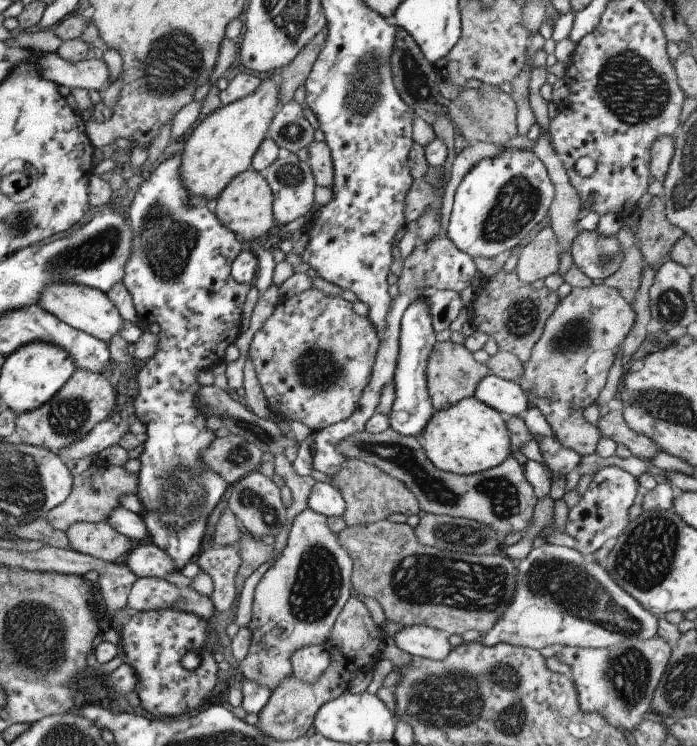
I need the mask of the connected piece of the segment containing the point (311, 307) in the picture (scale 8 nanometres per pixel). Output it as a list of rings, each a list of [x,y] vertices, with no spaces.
[[[307,289],[299,294],[291,296],[291,298],[282,298],[274,307],[274,311],[257,330],[251,338],[249,344],[249,360],[253,364],[253,370],[261,387],[261,390],[266,398],[266,403],[273,419],[276,420],[277,416],[281,416],[285,421],[297,420],[301,424],[305,424],[310,430],[317,430],[317,428],[328,427],[331,424],[335,424],[345,418],[351,416],[351,412],[355,412],[355,408],[359,406],[360,394],[365,388],[365,384],[369,382],[371,376],[372,366],[374,363],[375,354],[377,354],[378,338],[375,334],[375,328],[373,324],[369,324],[369,318],[365,315],[358,316],[353,312],[351,303],[334,296],[331,294],[323,294],[319,290]]]

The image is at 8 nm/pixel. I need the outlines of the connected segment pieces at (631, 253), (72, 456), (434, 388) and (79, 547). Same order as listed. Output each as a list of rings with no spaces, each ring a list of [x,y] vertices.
[[[633,243],[619,264],[619,270],[603,279],[603,285],[614,288],[629,303],[633,302],[637,288],[639,288],[639,278],[641,270],[645,268],[646,262],[642,259],[639,246]]]
[[[110,418],[97,422],[81,440],[73,442],[67,448],[55,452],[55,456],[62,460],[79,460],[85,456],[97,455],[103,448],[109,448],[119,442],[123,434],[129,432],[129,422],[121,418],[119,424],[113,424]]]
[[[449,340],[437,341],[425,360],[425,386],[433,410],[443,410],[457,404],[460,400],[471,398],[479,380],[488,373],[485,363],[475,362],[471,353],[461,343],[453,343]]]
[[[76,522],[64,531],[69,549],[80,554],[114,562],[131,550],[131,540],[103,522]]]

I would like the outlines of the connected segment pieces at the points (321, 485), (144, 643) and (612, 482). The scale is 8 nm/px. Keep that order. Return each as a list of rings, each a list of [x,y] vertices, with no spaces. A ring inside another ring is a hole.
[[[314,481],[307,496],[307,508],[326,517],[341,517],[345,510],[345,501],[334,486],[320,481]]]
[[[159,608],[157,610],[133,614],[125,624],[117,629],[123,652],[123,662],[133,668],[137,676],[135,692],[139,707],[150,718],[169,719],[179,716],[199,706],[209,703],[213,698],[215,678],[219,673],[213,660],[213,650],[205,643],[209,633],[207,621],[197,618],[181,608]],[[187,652],[199,657],[196,668],[188,670],[181,666],[181,658]]]
[[[605,466],[595,472],[587,490],[569,512],[565,522],[565,533],[575,540],[575,550],[581,556],[590,557],[607,540],[613,539],[623,530],[629,520],[629,508],[637,494],[637,480],[629,472],[617,466]]]

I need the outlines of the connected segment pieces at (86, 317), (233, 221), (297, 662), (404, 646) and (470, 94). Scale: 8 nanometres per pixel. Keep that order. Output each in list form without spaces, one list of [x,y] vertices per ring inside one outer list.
[[[57,280],[49,286],[44,286],[41,290],[41,296],[37,300],[37,306],[43,308],[49,314],[53,314],[57,320],[64,322],[67,326],[84,332],[104,343],[111,340],[113,336],[117,336],[119,330],[123,330],[123,320],[117,313],[117,308],[113,306],[105,293],[97,290],[97,288]]]
[[[250,169],[238,174],[227,186],[219,192],[216,200],[211,204],[217,222],[227,228],[229,232],[240,236],[244,240],[255,242],[275,225],[272,218],[272,192],[269,185],[258,172]]]
[[[322,645],[297,648],[297,652],[293,652],[293,656],[289,656],[292,675],[301,682],[317,680],[329,666],[329,654],[326,649]]]
[[[427,625],[401,627],[393,636],[394,645],[410,656],[443,660],[452,646],[448,637],[439,629]]]
[[[481,84],[477,89],[464,89],[448,103],[447,114],[452,126],[458,128],[469,142],[487,142],[491,144],[505,144],[517,132],[517,106],[510,95],[501,91],[498,86]]]

